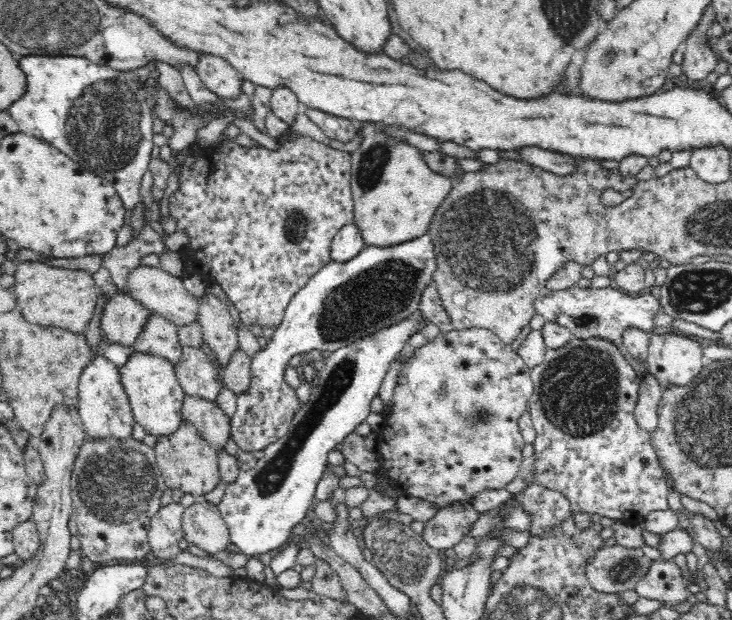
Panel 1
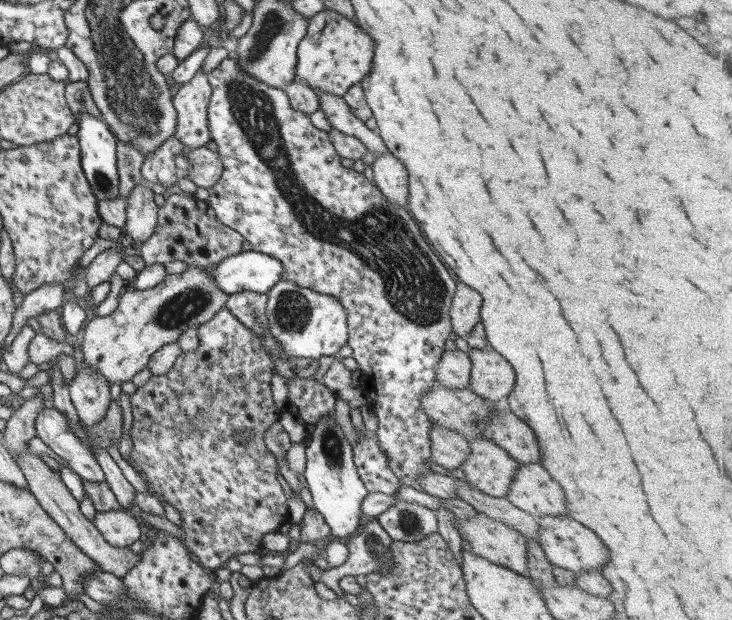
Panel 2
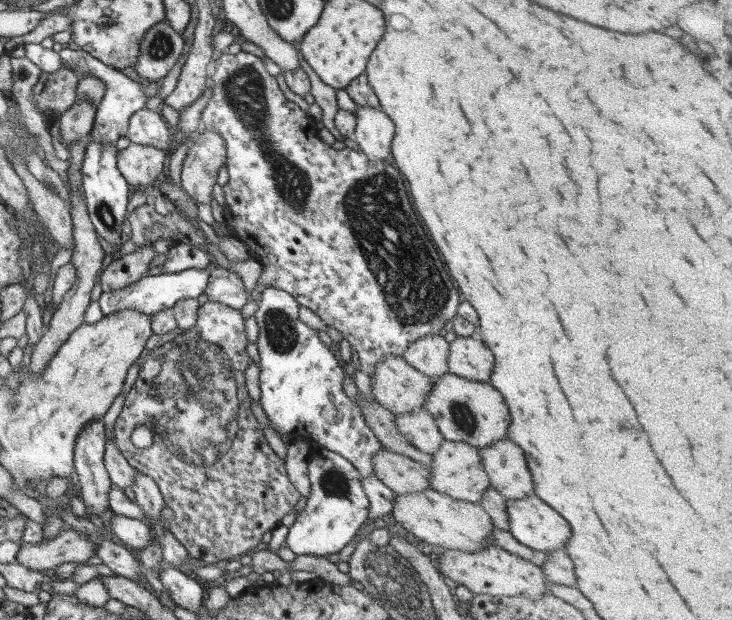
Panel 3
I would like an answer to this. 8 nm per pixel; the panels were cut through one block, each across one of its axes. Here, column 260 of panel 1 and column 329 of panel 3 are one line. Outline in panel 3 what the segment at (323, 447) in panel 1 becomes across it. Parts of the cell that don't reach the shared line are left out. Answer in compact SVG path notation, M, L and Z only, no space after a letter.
M313 448L308 458L309 496L305 507L287 529L285 548L296 556L325 557L339 551L355 536L367 519L369 501L361 489L361 476L339 454L326 448Z

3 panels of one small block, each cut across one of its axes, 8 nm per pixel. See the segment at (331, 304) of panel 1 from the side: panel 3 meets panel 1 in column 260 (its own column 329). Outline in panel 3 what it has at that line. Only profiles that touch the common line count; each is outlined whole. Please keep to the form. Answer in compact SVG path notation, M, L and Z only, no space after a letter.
M267 287L260 293L255 310L255 320L258 326L256 348L259 354L259 392L260 405L269 419L269 424L275 432L288 436L300 435L309 438L314 448L326 448L348 460L362 478L374 474L372 456L382 449L382 444L375 438L372 428L366 423L360 408L349 401L343 389L343 371L337 364L335 356L319 341L318 332L299 321L297 301L288 292L278 288Z

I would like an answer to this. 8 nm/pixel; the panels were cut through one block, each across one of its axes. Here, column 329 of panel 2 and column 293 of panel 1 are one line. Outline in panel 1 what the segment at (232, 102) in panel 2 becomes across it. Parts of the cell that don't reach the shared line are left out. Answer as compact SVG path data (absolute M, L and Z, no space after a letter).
M224 132L217 136L214 142L209 145L200 145L192 143L188 149L175 158L175 164L178 167L178 188L171 192L168 203L168 216L176 223L176 231L183 232L188 237L188 244L180 251L186 268L180 276L201 276L206 287L216 283L216 286L222 288L226 300L236 308L243 324L248 328L250 326L261 326L278 330L285 316L286 306L292 297L306 286L307 280L316 274L325 264L332 260L332 241L338 234L338 230L347 224L354 223L354 199L351 187L351 153L340 151L319 143L310 137L296 136L294 140L282 136L280 138L280 150L270 150L264 146L255 144L251 148L251 143L244 140L239 144L237 139L226 137Z

